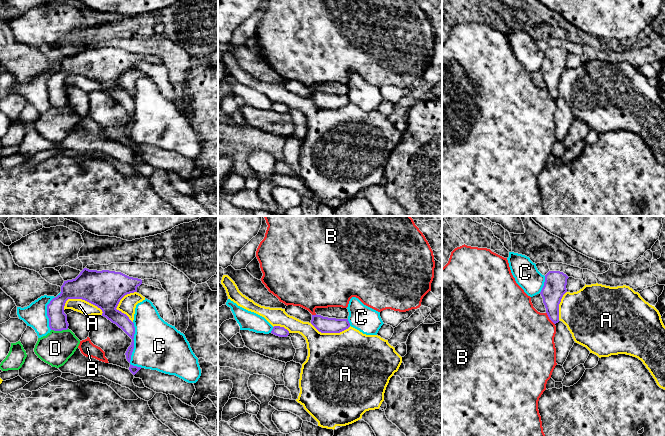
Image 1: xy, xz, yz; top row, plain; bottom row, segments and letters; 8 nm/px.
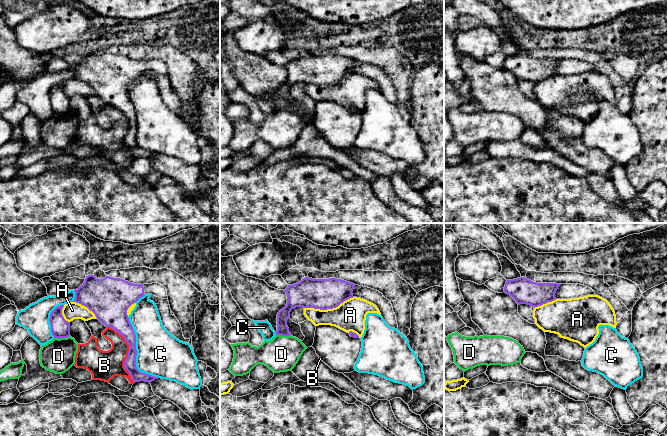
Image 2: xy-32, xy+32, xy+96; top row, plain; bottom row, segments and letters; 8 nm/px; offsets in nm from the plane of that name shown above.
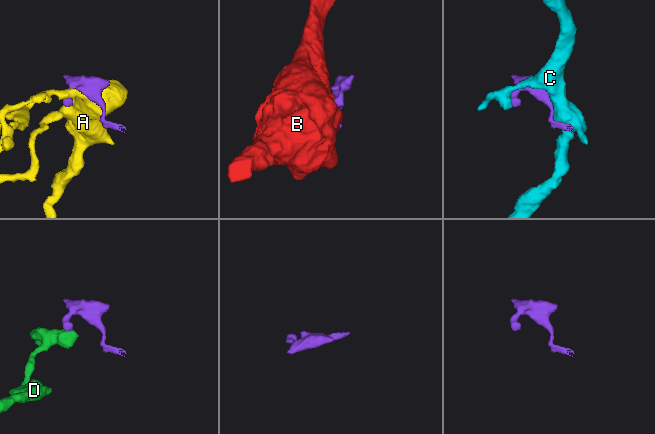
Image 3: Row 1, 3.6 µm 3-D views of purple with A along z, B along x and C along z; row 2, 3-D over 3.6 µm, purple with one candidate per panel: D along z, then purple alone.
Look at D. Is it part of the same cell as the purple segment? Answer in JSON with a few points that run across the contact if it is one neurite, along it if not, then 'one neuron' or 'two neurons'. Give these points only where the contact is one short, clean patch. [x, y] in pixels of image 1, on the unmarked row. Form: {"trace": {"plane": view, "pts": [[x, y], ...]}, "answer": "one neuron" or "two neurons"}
{"trace": {"plane": "xy", "pts": [[67, 104], [51, 106]]}, "answer": "two neurons"}

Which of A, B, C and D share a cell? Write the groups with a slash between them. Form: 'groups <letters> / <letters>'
groups A / B / C / D

